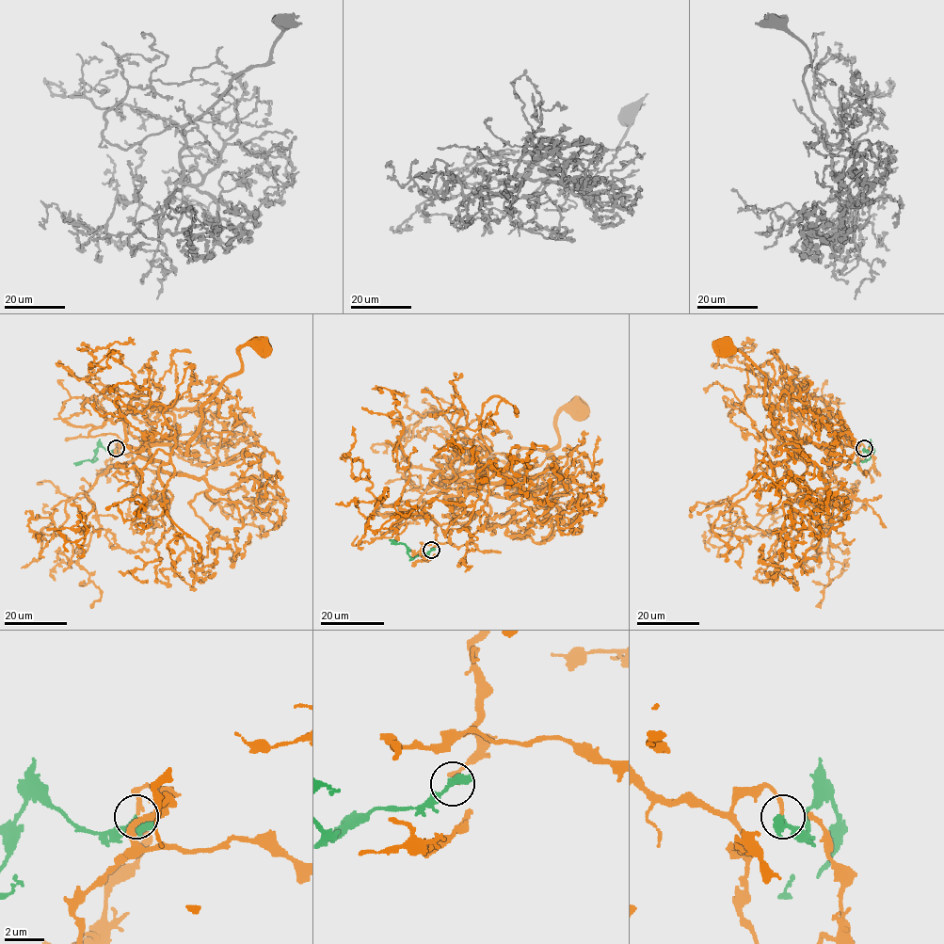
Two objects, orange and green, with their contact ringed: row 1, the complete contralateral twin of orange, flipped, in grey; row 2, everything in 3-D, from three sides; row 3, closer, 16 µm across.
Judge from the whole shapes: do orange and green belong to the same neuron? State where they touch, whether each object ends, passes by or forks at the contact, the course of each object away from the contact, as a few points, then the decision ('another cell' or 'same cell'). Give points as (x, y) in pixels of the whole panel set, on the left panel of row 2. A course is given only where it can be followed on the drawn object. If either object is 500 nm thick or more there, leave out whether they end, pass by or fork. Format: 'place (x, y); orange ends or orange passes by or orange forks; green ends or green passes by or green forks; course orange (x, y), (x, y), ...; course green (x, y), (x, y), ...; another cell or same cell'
place (116, 448); course orange (116, 448), (90, 431), (120, 421), (126, 444), (187, 455), (240, 348), (260, 348); course green (116, 449), (106, 451), (99, 446), (91, 461), (73, 463); same cell

